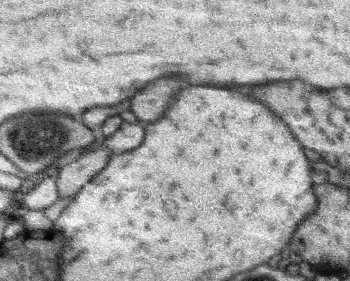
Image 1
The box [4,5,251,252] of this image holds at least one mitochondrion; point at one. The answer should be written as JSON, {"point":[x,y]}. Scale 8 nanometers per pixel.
{"point":[37,139]}

